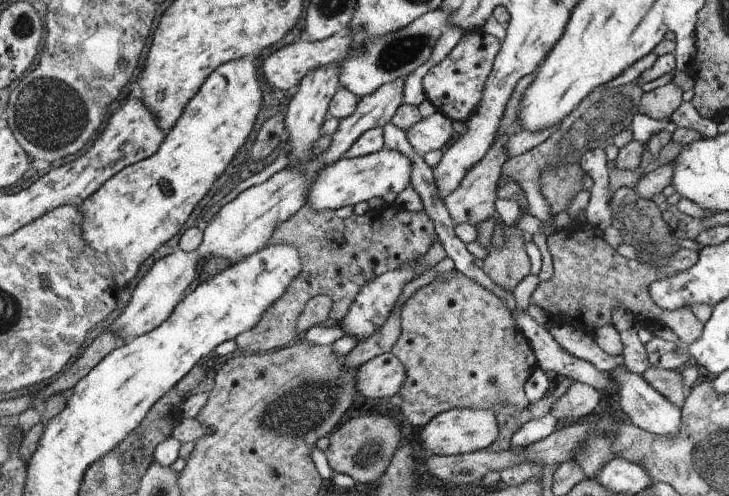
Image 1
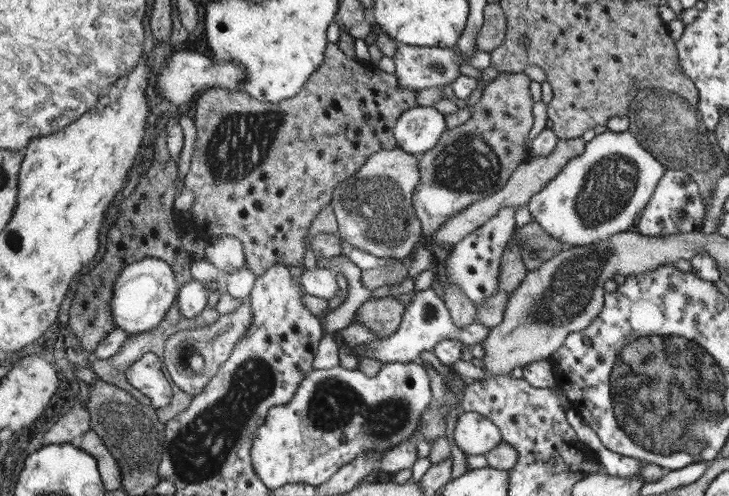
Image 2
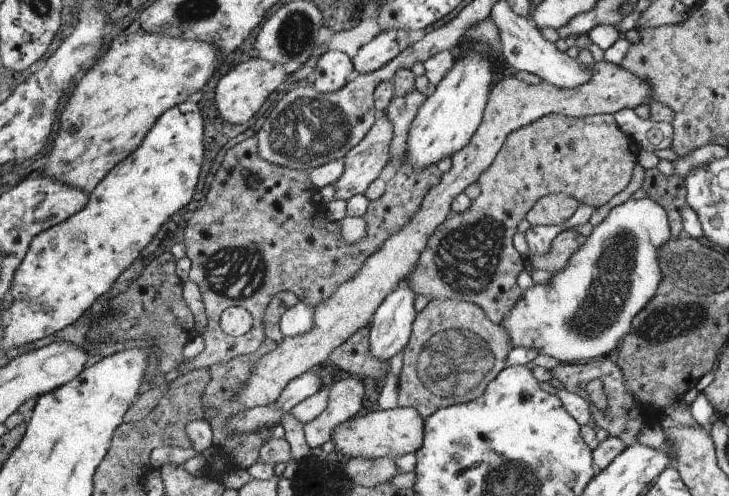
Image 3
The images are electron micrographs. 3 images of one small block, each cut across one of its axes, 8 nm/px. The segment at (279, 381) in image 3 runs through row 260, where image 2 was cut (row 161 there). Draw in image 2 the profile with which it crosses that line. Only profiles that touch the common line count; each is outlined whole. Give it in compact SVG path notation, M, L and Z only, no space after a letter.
M399 148L375 152L331 194L331 208L337 220L337 234L347 248L365 250L377 258L405 258L419 240L419 216L415 214L415 188L421 180L419 156Z

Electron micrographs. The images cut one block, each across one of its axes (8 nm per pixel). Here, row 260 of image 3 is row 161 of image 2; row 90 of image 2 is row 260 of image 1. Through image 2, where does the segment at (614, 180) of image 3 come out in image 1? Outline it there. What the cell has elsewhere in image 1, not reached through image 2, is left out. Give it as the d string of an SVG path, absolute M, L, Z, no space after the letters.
M489 216L487 220L483 220L481 224L477 224L477 240L485 250L485 258L483 258L483 272L489 280L493 280L495 286L501 286L503 290L507 292L513 292L515 290L515 284L519 284L527 272L529 272L529 260L527 260L527 254L525 254L525 248L523 248L523 232L513 224L513 226L503 226L503 244L499 248L495 248L491 244L491 234L493 230L497 228L497 220L493 216Z

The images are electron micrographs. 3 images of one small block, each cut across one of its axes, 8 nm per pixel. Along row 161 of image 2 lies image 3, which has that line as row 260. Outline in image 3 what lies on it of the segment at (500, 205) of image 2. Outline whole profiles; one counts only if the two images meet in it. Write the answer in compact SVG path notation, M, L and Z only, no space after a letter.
M565 230L565 232L557 234L545 256L539 256L539 258L527 256L523 260L523 264L525 266L529 264L529 268L535 268L535 270L549 270L551 274L565 270L567 264L569 264L569 258L573 254L577 254L577 250L579 250L579 246L575 242L577 236L579 236L577 230Z

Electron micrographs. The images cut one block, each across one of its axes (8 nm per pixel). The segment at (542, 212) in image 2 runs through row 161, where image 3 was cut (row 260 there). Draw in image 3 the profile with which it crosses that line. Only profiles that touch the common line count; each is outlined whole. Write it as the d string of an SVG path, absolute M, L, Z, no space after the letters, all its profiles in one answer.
M629 198L625 204L615 206L605 220L591 230L577 254L569 258L567 268L553 274L549 284L525 290L523 298L507 314L507 320L501 326L507 330L513 348L535 348L539 354L549 354L559 362L581 362L597 356L605 358L607 352L631 332L633 318L655 296L655 288L659 284L659 254L655 254L655 250L669 236L667 228L671 226L667 226L667 218L667 210L651 198Z

